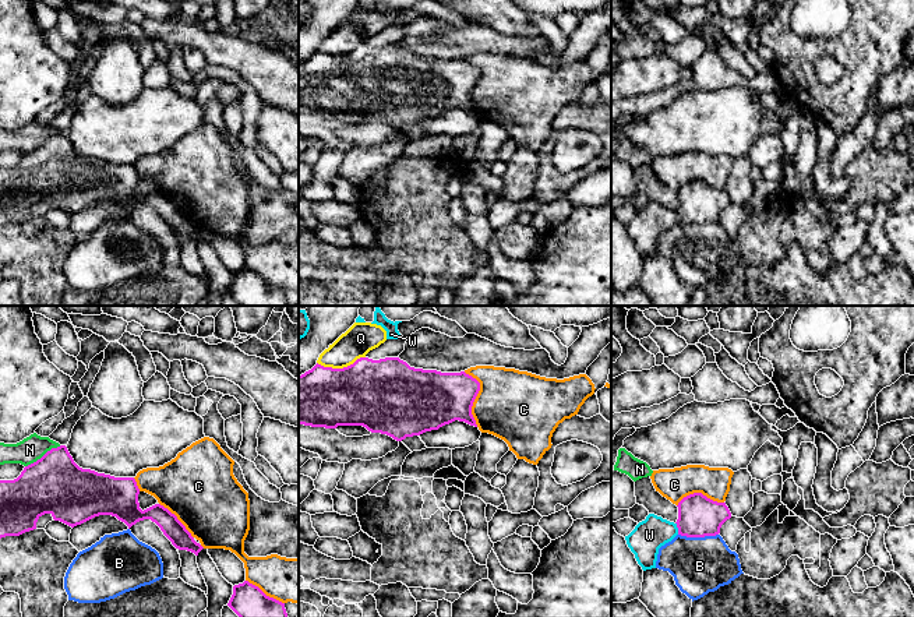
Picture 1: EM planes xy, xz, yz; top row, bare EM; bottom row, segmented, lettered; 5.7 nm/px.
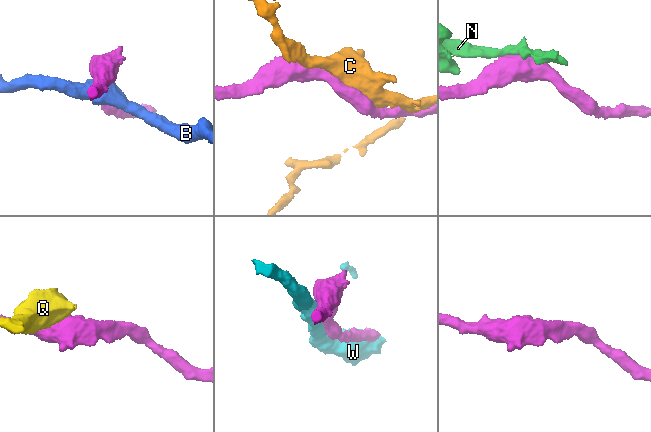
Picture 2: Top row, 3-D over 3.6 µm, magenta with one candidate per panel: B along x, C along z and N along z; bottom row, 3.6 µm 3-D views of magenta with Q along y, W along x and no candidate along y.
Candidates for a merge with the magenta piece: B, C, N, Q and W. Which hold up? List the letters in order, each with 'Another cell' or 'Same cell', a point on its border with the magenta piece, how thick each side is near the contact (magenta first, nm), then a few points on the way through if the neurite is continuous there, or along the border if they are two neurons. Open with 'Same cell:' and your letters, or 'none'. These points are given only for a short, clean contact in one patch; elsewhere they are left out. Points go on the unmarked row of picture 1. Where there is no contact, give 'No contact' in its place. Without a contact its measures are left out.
Same cell: none
B: Another cell. Touches magenta at yz (698, 224). Thickness 240 nm (magenta) against 320 nm
C: Another cell. Touches magenta at xz (476, 83). Thickness 320 nm (magenta) against 420 nm
N: Another cell. Touches magenta at xy (43, 143). Thickness 340 nm (magenta) against 150 nm
Q: Another cell. Touches magenta at xz (341, 56). Thickness 400 nm (magenta) against 180 nm
W: Another cell. Touches magenta at yz (677, 214). Thickness 240 nm (magenta) against 190 nm

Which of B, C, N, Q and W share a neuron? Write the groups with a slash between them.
B / C / N / Q / W

